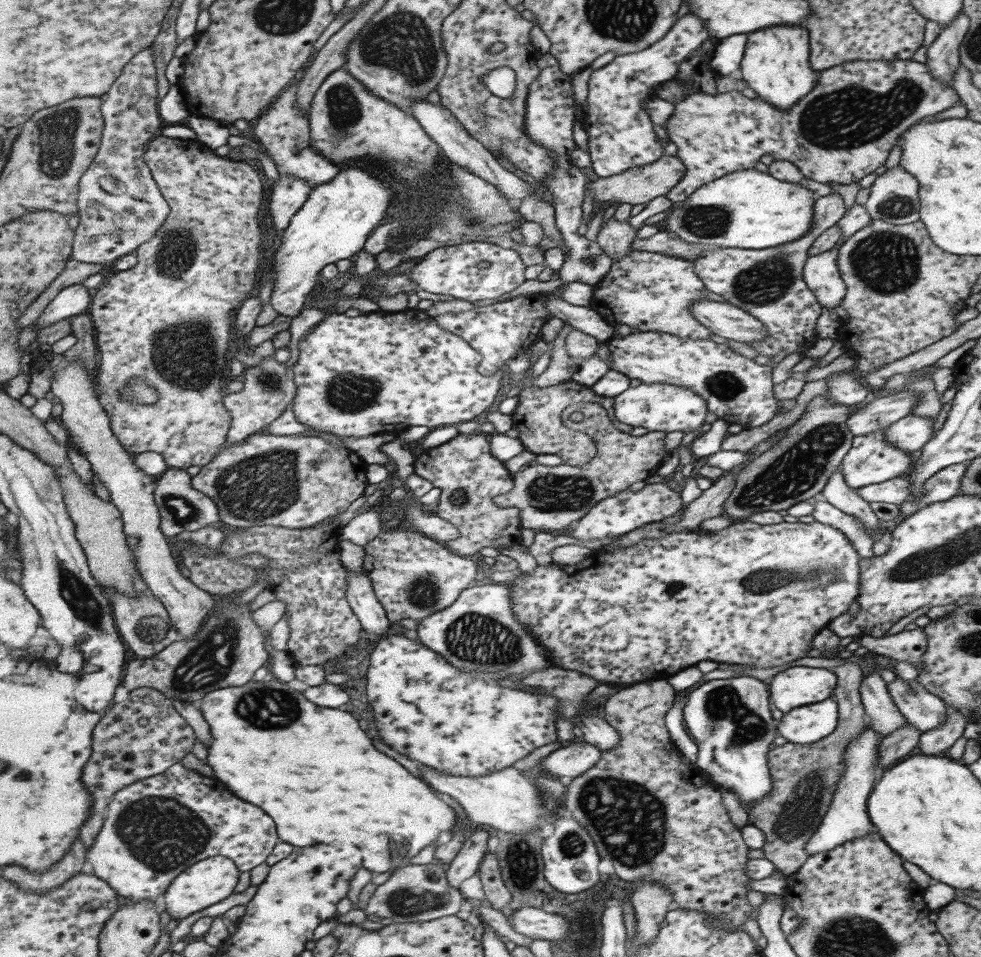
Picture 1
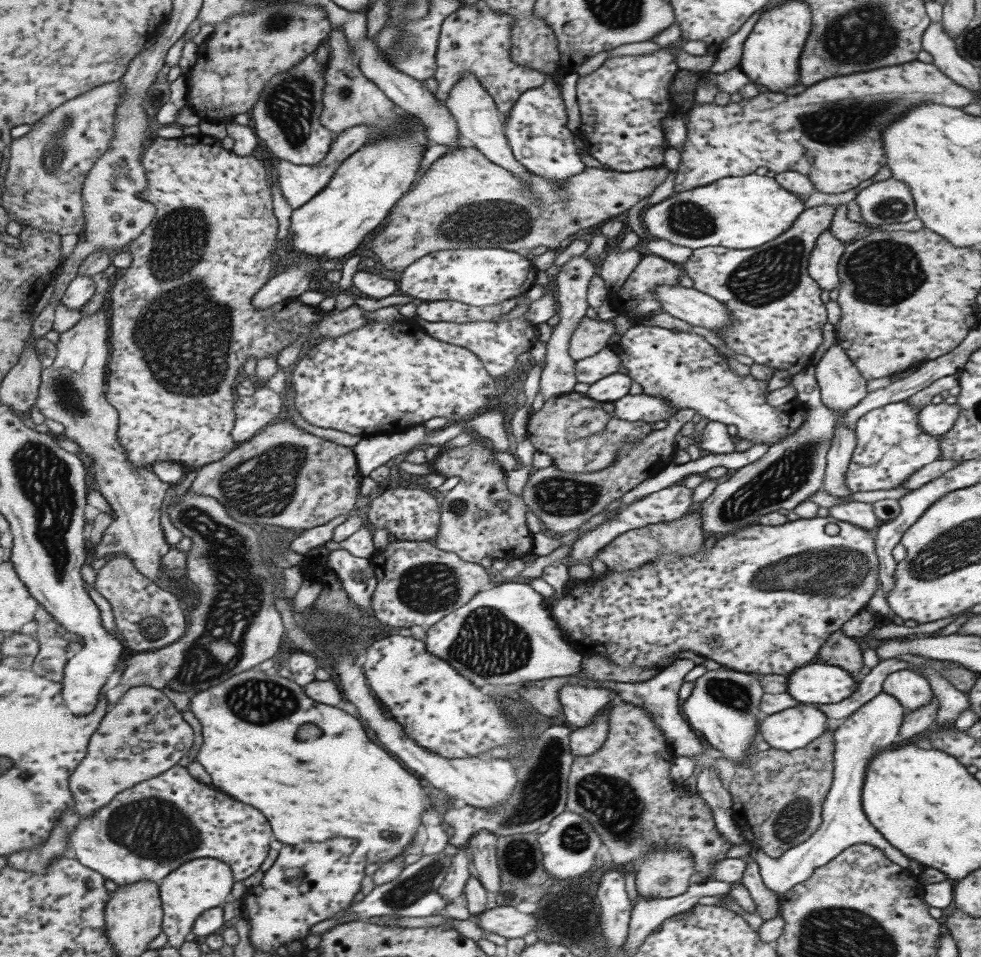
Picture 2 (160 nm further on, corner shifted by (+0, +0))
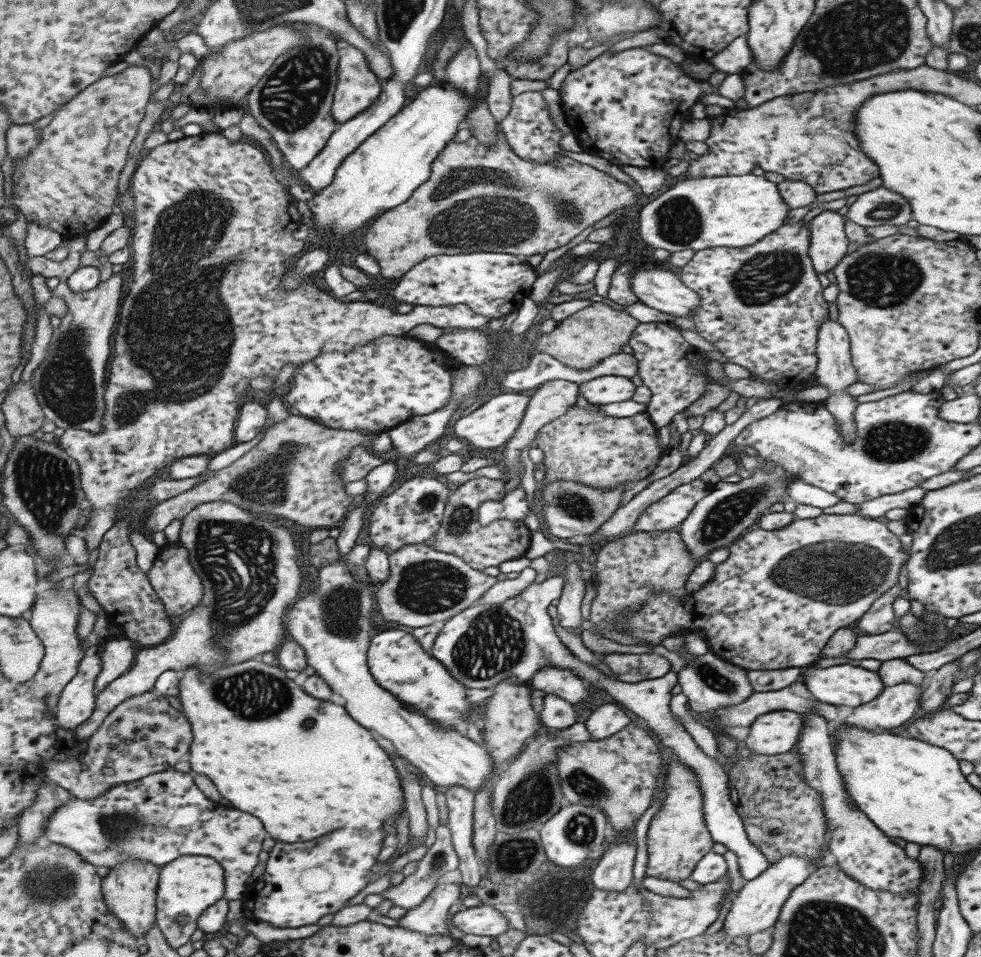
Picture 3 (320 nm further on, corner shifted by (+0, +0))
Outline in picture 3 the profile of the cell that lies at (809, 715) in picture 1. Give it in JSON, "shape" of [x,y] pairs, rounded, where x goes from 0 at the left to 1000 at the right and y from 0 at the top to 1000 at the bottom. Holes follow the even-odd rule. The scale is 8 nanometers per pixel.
{"shape":[[[782,744],[764,757],[757,775],[767,788],[794,789],[809,782],[819,755],[812,744]]]}

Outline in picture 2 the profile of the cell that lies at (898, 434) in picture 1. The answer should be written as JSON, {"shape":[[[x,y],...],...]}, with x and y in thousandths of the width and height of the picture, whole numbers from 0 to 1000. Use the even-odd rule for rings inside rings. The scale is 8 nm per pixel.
{"shape":[[[961,419],[958,422],[948,421],[937,429],[935,445],[939,447],[939,451],[957,458],[969,448],[969,443],[976,438],[976,432],[976,422],[963,422]]]}

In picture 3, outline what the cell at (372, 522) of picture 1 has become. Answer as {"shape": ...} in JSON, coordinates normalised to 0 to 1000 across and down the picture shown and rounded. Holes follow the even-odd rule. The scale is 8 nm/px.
{"shape":[[[365,568],[361,571],[351,584],[330,591],[325,596],[325,611],[316,620],[305,626],[299,635],[293,639],[293,660],[303,670],[313,683],[315,696],[338,719],[351,729],[353,741],[362,752],[372,761],[382,764],[389,770],[398,773],[405,783],[405,788],[414,792],[418,798],[427,803],[443,820],[459,821],[472,820],[486,828],[492,818],[502,812],[502,794],[498,786],[482,773],[472,769],[464,760],[455,762],[433,745],[414,737],[399,722],[390,719],[381,707],[375,694],[375,681],[378,675],[378,658],[380,658],[380,635],[382,635],[382,611],[374,607],[367,607],[357,595],[355,589],[372,590],[380,573]]]}

